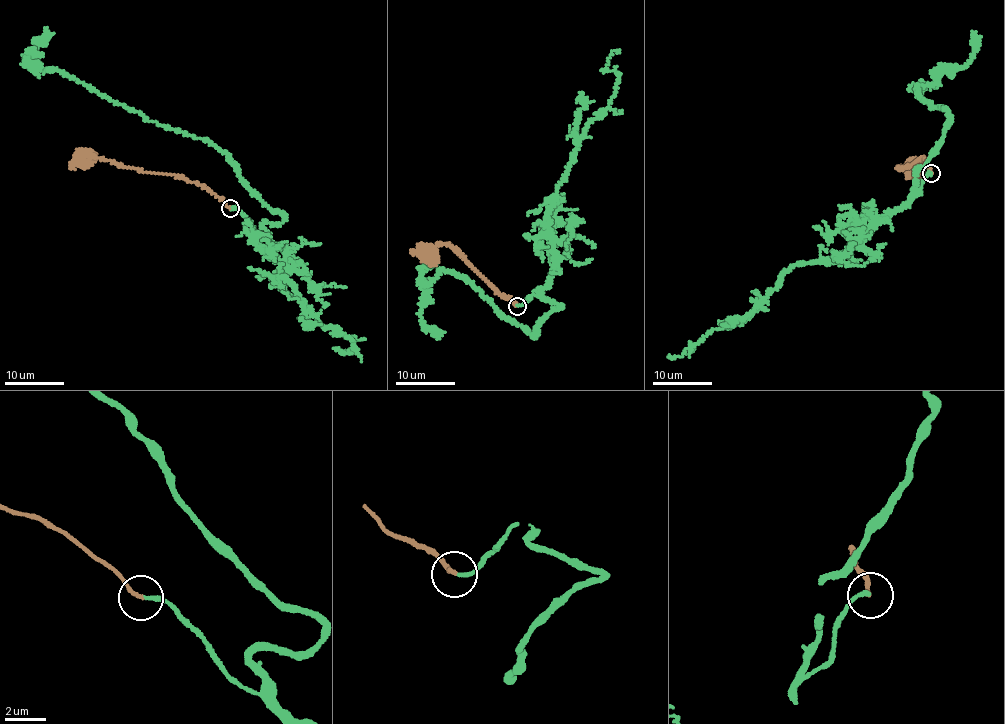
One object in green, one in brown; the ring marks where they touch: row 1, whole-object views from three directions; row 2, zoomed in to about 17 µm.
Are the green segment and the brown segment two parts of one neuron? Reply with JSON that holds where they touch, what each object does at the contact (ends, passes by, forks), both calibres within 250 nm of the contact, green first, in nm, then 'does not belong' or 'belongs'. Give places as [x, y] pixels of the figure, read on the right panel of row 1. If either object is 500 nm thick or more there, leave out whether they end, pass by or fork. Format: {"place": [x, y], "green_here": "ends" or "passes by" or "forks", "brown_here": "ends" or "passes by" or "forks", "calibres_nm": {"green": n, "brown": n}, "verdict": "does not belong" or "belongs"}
{"place": [931, 173], "green_here": "ends", "brown_here": "ends", "calibres_nm": {"green": 180, "brown": 190}, "verdict": "belongs"}

